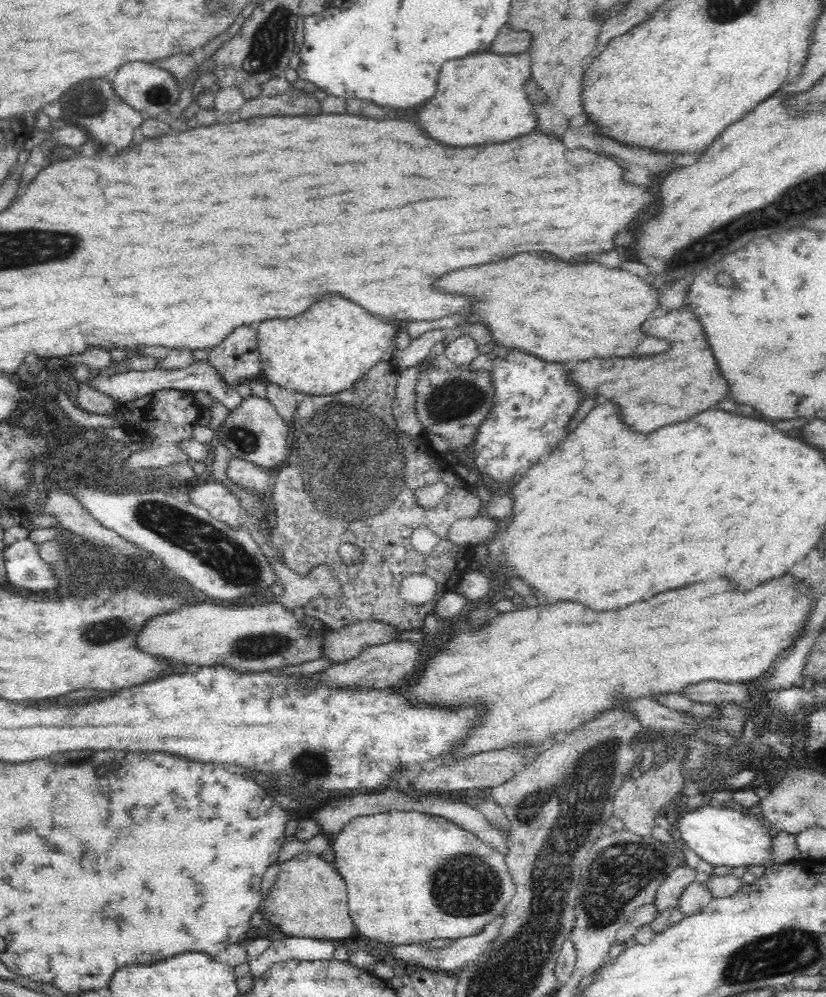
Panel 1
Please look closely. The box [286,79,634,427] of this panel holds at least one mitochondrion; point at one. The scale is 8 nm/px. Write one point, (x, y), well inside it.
(449, 400)

